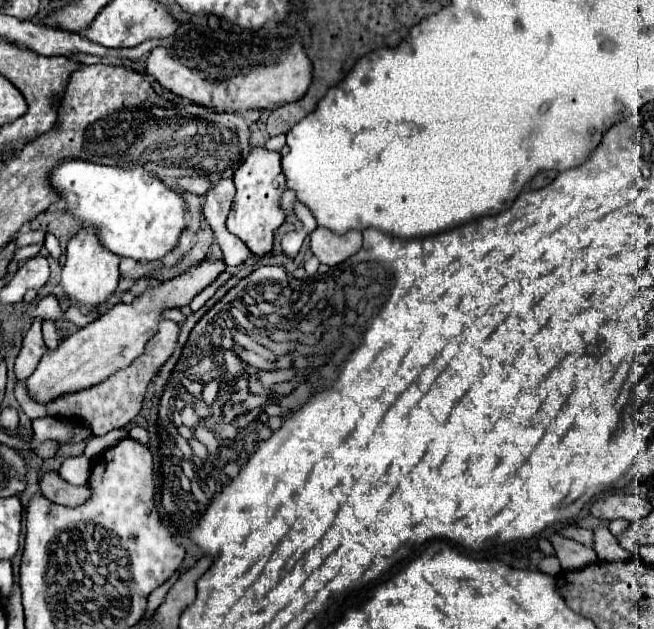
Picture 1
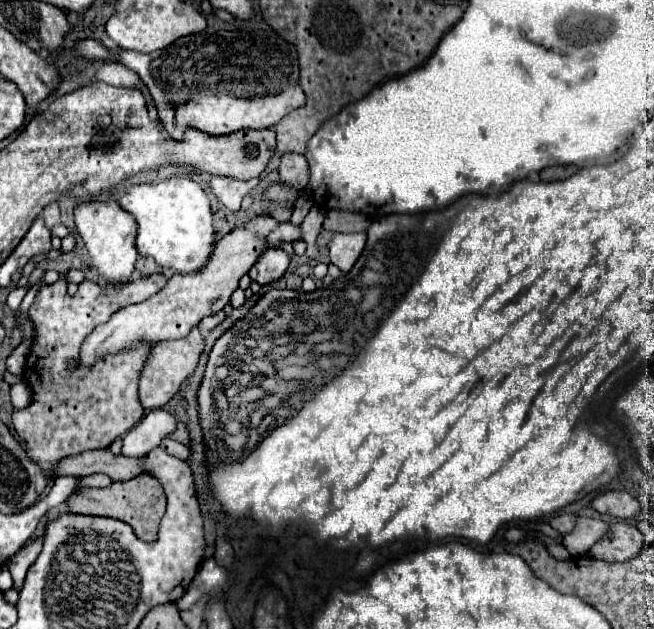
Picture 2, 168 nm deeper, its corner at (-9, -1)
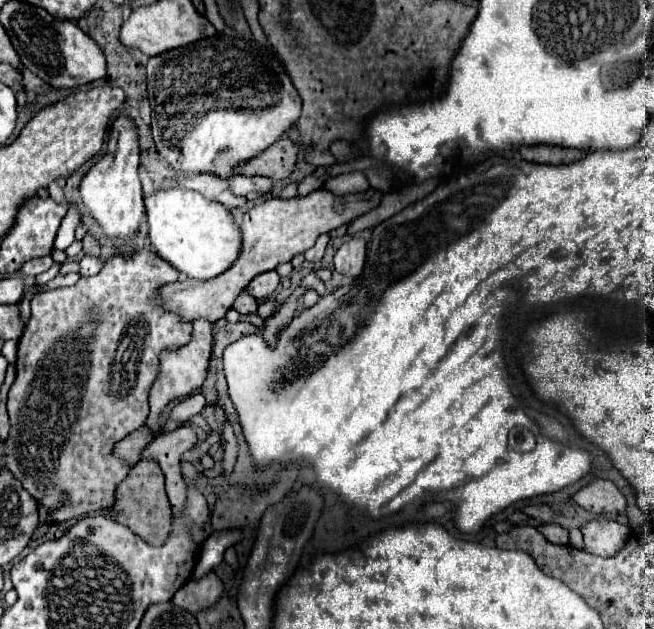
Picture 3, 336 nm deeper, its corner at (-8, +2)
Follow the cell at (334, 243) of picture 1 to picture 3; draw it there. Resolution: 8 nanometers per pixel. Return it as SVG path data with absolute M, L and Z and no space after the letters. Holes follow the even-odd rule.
M358 237L346 241L334 255L336 271L350 277L358 277L364 271L364 261L366 261L366 241Z

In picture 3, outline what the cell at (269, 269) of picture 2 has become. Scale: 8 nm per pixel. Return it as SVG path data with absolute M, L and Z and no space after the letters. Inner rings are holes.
M268 271L268 273L262 273L250 281L248 293L254 299L266 299L276 291L278 283L280 283L280 275L276 271Z

